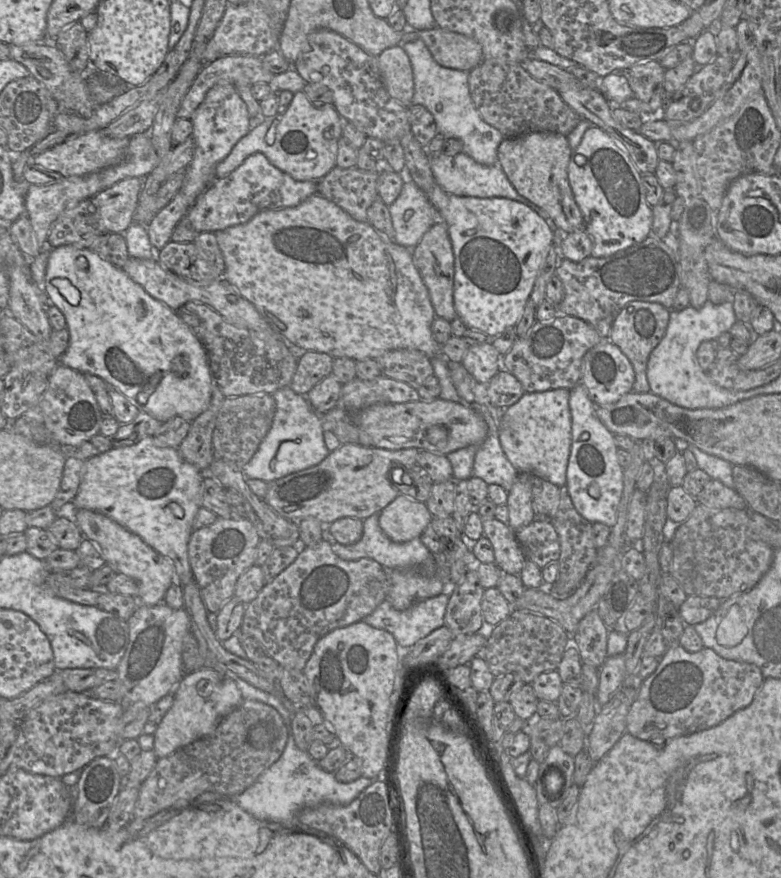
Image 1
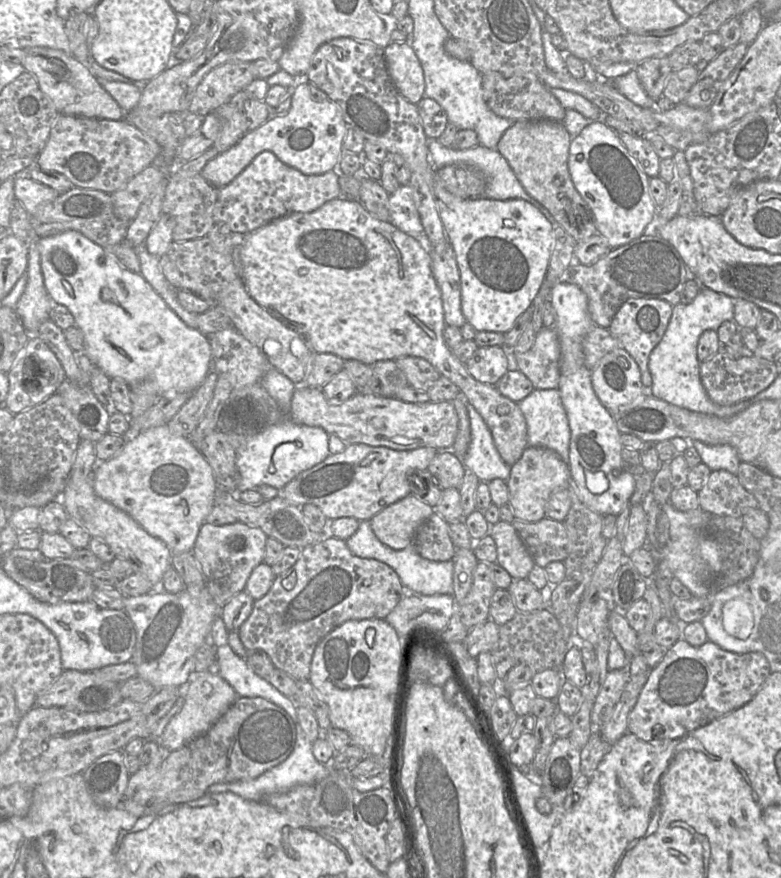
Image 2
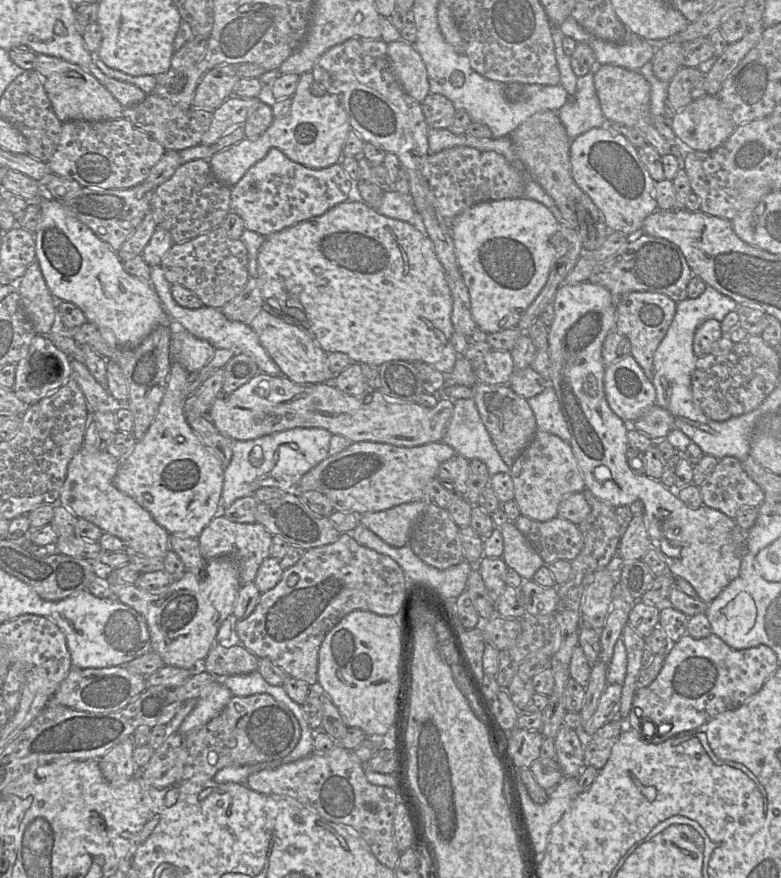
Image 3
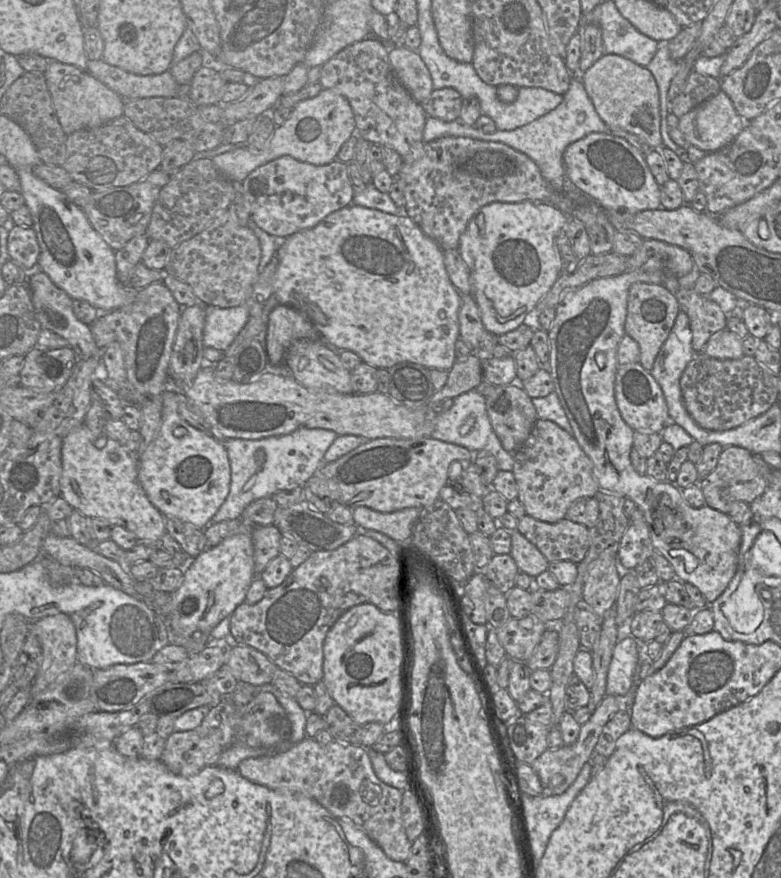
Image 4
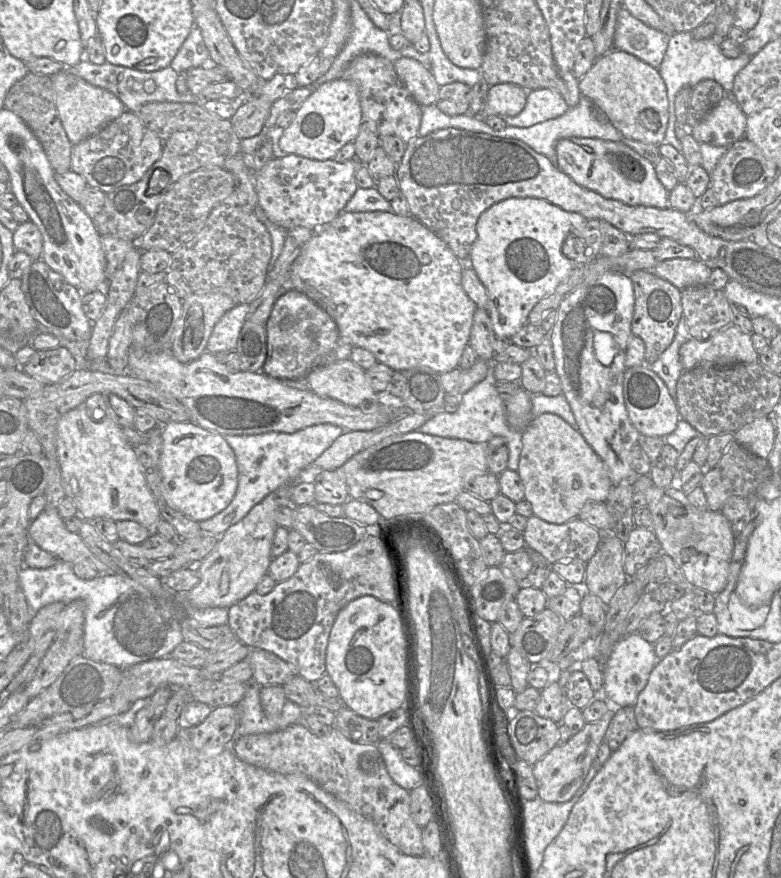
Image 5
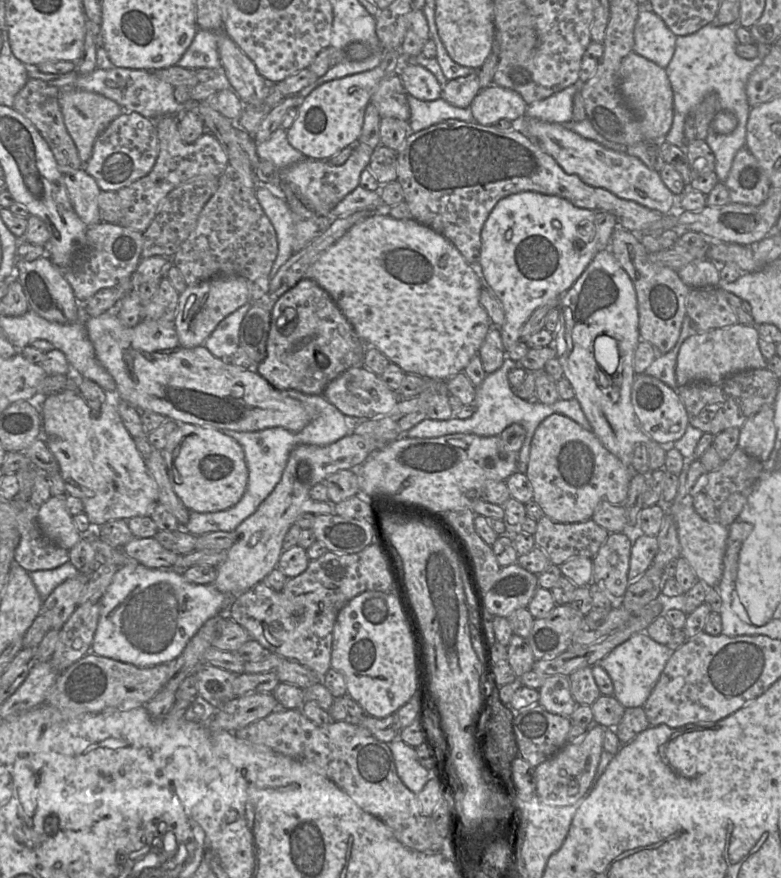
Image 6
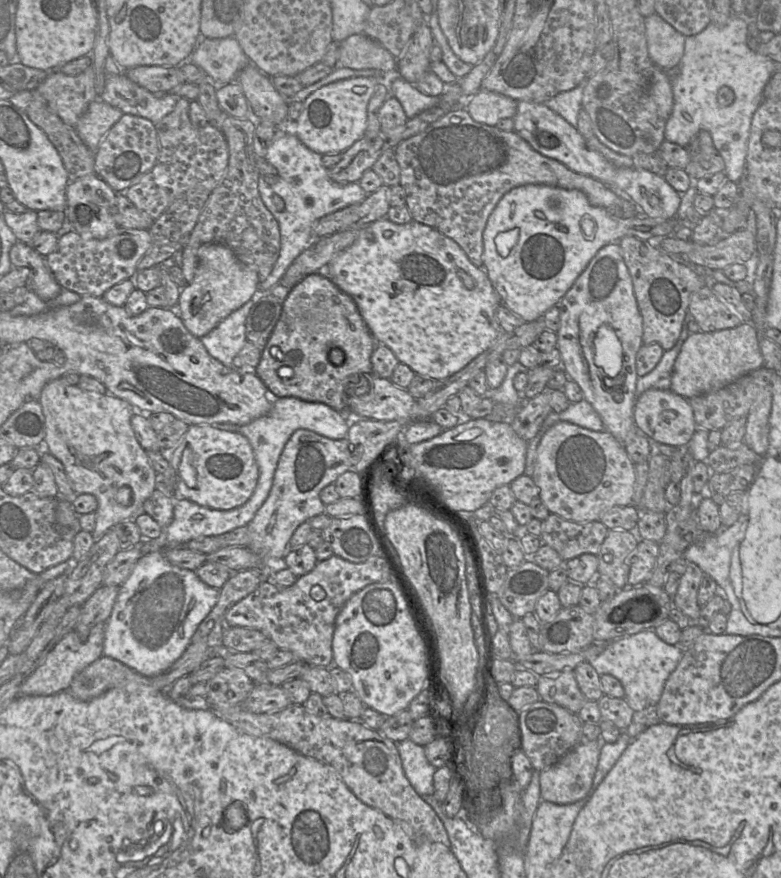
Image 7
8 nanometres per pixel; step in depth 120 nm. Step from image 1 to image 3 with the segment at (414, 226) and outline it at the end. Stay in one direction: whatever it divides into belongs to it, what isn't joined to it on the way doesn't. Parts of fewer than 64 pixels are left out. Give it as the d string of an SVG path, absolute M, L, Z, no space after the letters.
M393 188L386 189L376 211L384 216L408 222L422 234L427 234L422 218L410 200L410 194L404 196Z

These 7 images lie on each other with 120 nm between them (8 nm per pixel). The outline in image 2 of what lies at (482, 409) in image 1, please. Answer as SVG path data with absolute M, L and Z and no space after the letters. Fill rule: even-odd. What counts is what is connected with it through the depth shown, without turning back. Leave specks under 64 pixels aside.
M534 389L517 404L526 420L528 447L550 449L569 466L570 427L559 389ZM468 401L466 407L470 419L471 441L463 457L465 468L474 472L480 481L502 479L507 482L511 467L501 458L482 416Z

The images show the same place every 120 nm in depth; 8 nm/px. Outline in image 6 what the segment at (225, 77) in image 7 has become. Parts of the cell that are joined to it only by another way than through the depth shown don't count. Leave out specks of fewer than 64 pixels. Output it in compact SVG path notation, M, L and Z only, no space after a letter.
M198 28L191 45L176 65L188 69L222 70L217 40L217 31Z

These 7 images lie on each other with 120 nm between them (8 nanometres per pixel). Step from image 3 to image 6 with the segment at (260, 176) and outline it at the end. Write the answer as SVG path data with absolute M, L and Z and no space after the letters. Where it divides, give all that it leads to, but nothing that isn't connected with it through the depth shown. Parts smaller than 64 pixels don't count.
M356 142L350 157L342 165L332 165L329 161L306 158L280 171L280 176L302 202L316 214L331 216L333 208L350 192L360 185L363 170L369 167L374 152L370 146Z

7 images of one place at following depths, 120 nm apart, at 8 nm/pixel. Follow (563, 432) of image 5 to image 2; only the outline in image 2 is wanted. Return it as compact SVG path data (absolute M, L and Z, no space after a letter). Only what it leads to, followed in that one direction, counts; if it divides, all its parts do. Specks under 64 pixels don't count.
M527 447L521 458L511 467L510 477L507 481L509 489L508 504L512 506L512 512L517 520L524 522L538 522L546 517L546 504L555 490L569 488L571 486L571 474L569 466L554 451L541 447Z

